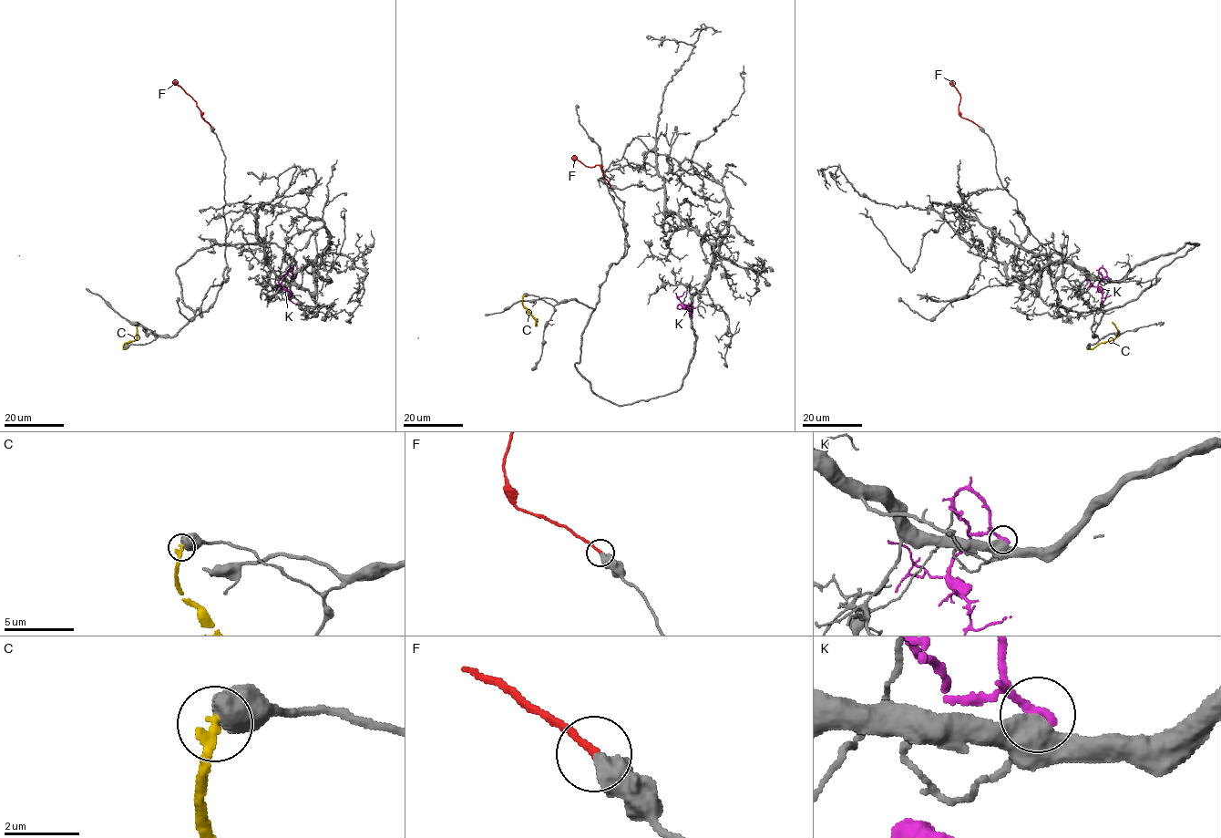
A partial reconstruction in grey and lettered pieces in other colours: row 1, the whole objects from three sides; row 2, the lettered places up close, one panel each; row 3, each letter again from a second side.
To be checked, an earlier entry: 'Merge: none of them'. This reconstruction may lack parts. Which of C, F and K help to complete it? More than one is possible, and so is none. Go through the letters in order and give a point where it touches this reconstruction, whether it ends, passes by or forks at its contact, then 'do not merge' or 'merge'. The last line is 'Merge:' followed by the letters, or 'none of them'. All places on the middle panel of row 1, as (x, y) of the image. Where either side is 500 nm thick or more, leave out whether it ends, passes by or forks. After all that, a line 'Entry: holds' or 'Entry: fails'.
C: meets grey at (523, 295); do not merge
F: meets grey at (610, 185); merge
K: meets grey at (691, 315); do not merge
Merge: F
Entry: fails

